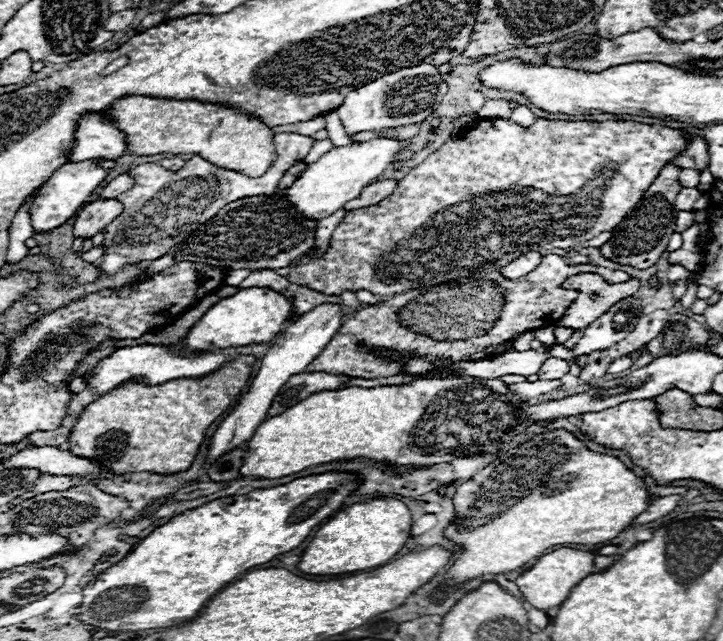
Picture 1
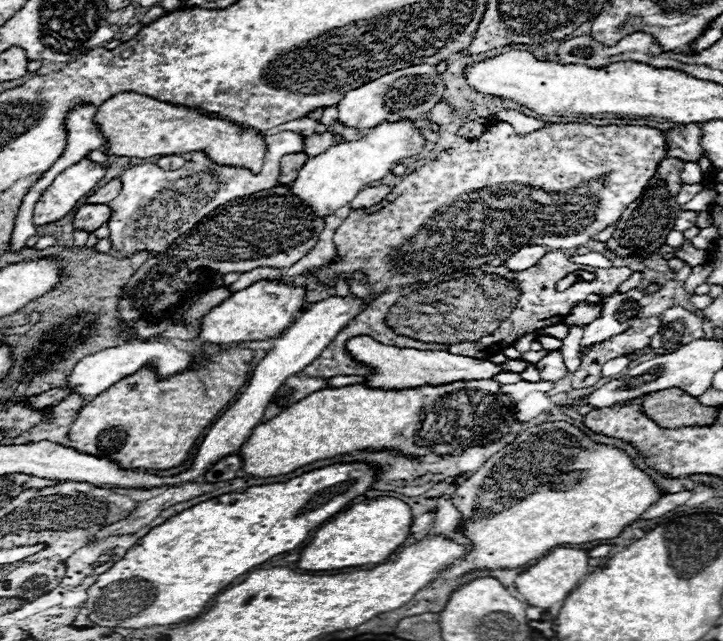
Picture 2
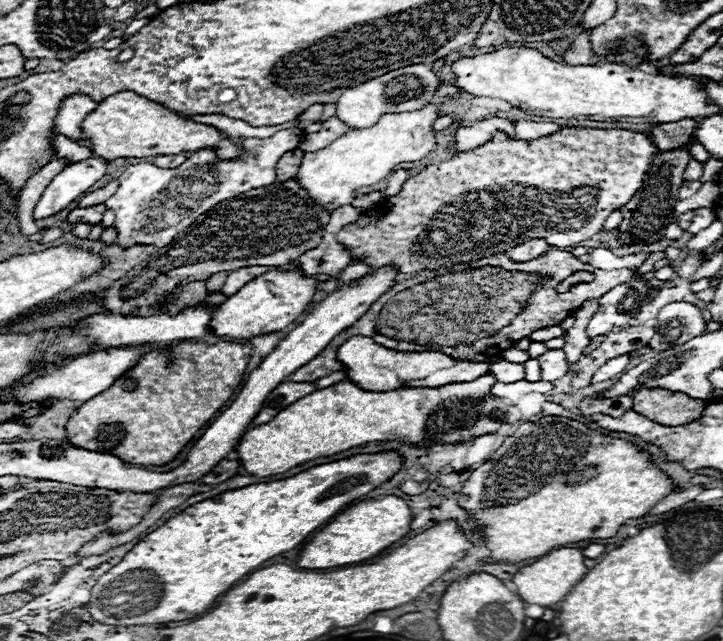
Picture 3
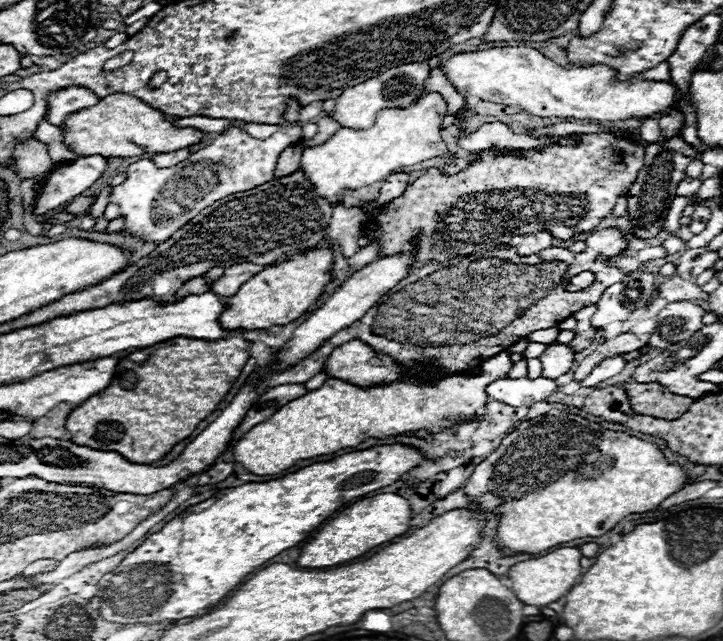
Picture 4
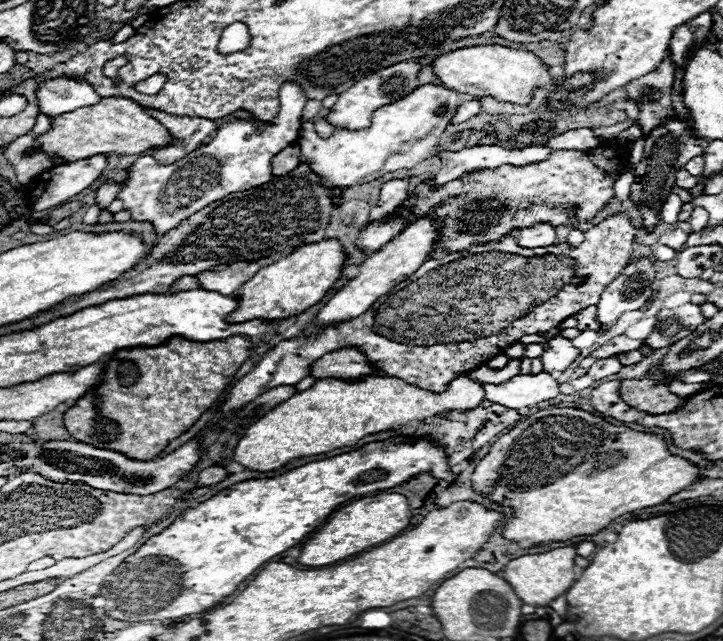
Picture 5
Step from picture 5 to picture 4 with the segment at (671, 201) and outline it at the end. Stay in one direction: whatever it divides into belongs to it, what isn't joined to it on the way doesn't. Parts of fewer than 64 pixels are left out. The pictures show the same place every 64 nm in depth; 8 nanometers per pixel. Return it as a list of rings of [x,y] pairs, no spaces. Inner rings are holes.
[[[676,196],[674,200],[672,200],[672,204],[670,204],[670,208],[668,208],[668,214],[666,214],[666,222],[664,222],[664,228],[666,230],[670,230],[670,232],[676,232],[678,228],[680,228],[680,214],[682,214],[682,210],[684,210],[684,206],[688,206],[688,204],[692,204],[692,202],[688,202],[684,196]]]

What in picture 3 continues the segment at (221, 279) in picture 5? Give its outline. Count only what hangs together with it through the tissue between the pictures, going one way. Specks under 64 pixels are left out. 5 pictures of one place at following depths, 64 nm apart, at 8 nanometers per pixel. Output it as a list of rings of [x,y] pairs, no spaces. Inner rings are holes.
[[[246,266],[246,268],[240,268],[240,270],[232,270],[232,272],[228,272],[226,282],[224,282],[224,286],[218,292],[222,292],[224,296],[232,296],[244,284],[248,284],[250,280],[254,280],[256,276],[260,276],[260,274],[268,272],[268,270],[270,270],[268,266]]]

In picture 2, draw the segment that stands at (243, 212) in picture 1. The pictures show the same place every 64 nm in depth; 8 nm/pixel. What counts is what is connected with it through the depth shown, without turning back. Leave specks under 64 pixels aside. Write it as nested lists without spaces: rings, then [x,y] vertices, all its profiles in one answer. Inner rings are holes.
[[[288,184],[234,198],[232,202],[212,210],[204,222],[198,222],[188,230],[188,234],[182,234],[166,252],[146,260],[140,270],[128,278],[126,286],[122,286],[118,314],[122,320],[142,318],[142,310],[132,310],[132,304],[140,298],[150,298],[154,294],[154,282],[170,278],[180,270],[180,266],[188,266],[190,270],[208,270],[210,274],[246,272],[260,266],[290,268],[316,246],[322,228],[324,218],[312,214],[312,210],[292,194]]]

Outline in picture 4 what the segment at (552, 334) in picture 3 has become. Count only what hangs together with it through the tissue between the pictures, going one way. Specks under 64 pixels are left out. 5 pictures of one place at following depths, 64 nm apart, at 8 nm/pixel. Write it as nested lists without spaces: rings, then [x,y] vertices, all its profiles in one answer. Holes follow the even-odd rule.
[[[554,326],[554,328],[548,328],[548,330],[536,330],[532,334],[528,334],[526,342],[540,342],[540,344],[552,344],[556,338],[558,338],[560,330]]]

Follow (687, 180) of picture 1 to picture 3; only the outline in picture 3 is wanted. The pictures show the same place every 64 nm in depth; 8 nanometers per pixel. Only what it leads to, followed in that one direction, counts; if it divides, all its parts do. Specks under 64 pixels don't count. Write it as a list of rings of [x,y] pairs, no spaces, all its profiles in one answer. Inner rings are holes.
[[[692,158],[684,170],[684,180],[698,180],[700,176],[702,176],[702,164]]]

